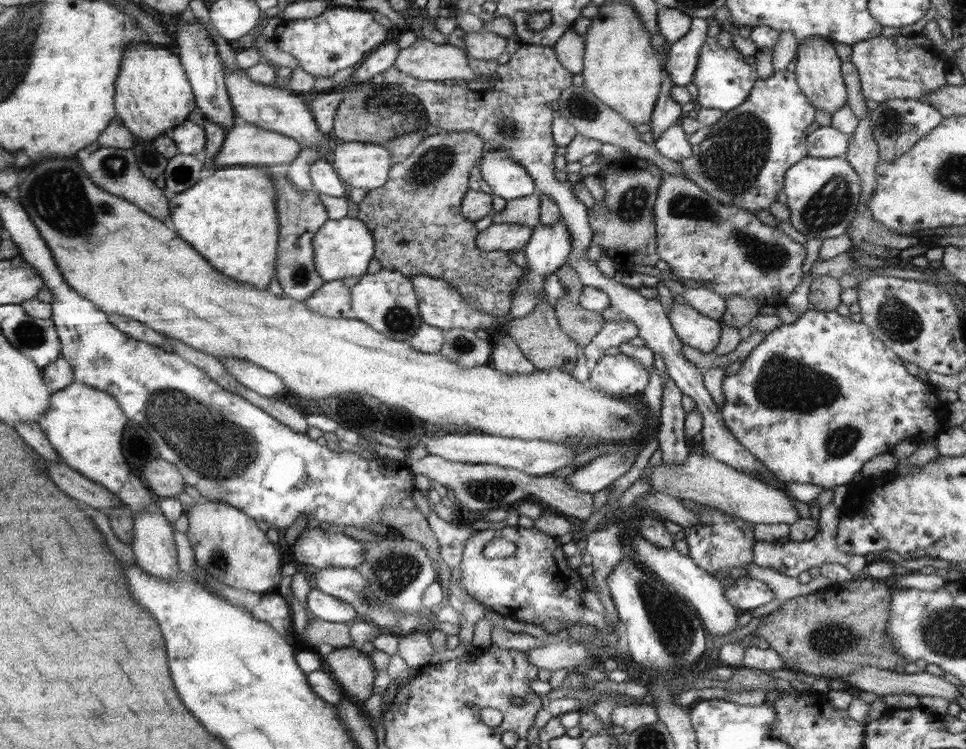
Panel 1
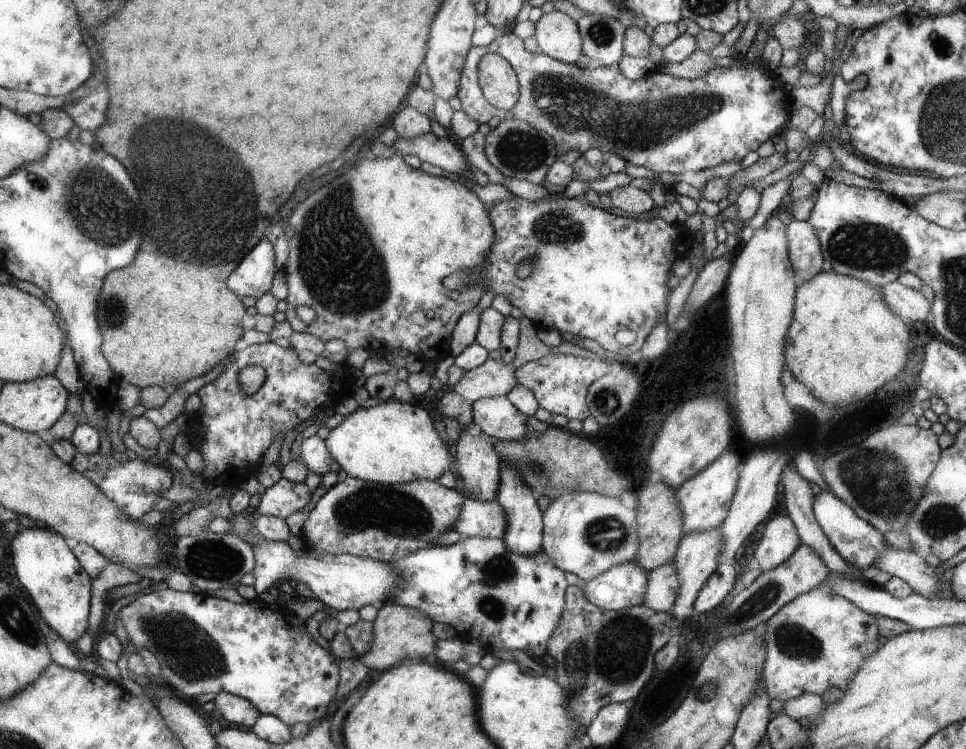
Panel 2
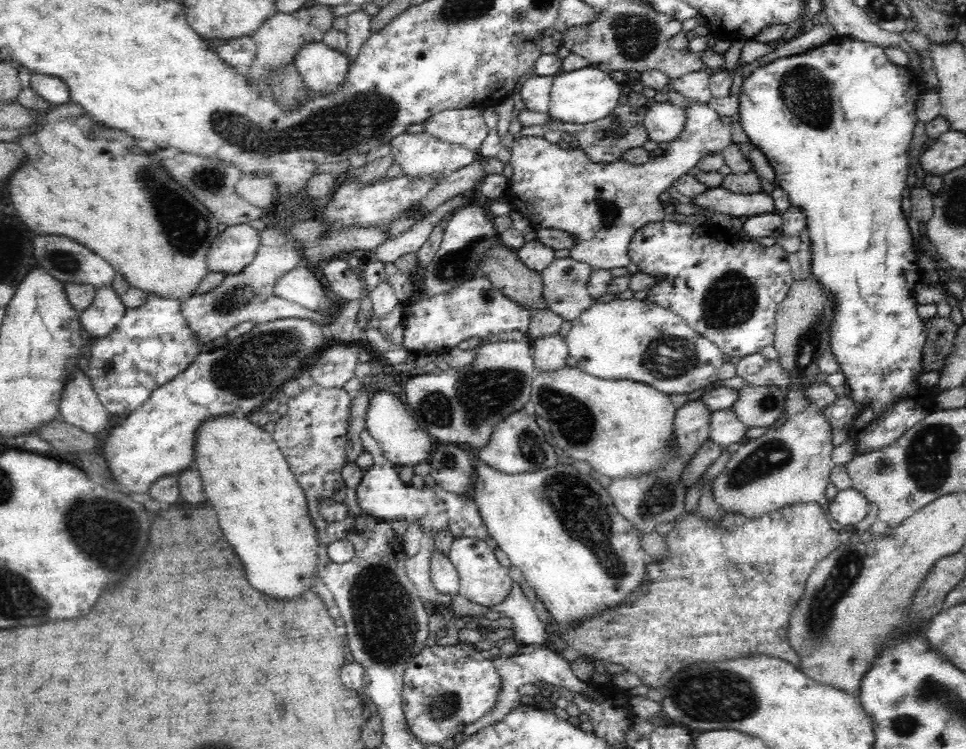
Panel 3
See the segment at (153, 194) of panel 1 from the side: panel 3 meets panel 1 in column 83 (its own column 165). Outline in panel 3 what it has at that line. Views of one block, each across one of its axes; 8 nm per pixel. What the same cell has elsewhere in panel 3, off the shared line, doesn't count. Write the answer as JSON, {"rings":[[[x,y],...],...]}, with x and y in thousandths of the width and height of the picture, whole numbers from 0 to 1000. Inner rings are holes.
{"rings":[[[184,206],[180,211],[174,211],[168,219],[172,222],[172,227],[176,227],[176,235],[180,235],[180,240],[186,243],[195,256],[205,266],[205,270],[211,272],[219,283],[227,298],[239,303],[272,290],[273,280],[257,272],[243,255],[244,244],[249,239],[251,234],[242,222],[237,222],[228,212],[210,212],[208,208],[193,208],[193,206]]]}

